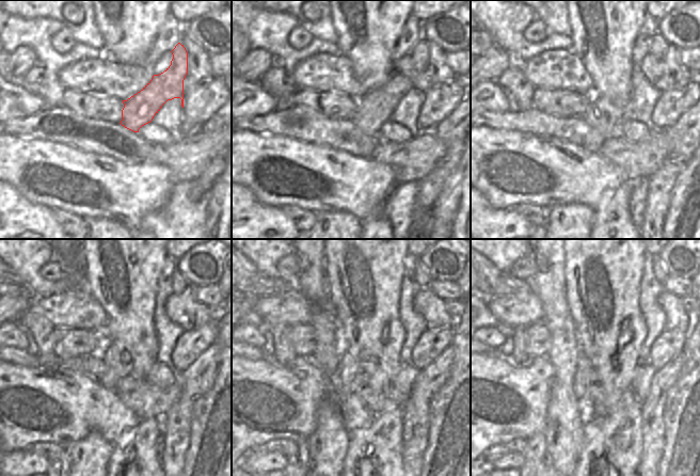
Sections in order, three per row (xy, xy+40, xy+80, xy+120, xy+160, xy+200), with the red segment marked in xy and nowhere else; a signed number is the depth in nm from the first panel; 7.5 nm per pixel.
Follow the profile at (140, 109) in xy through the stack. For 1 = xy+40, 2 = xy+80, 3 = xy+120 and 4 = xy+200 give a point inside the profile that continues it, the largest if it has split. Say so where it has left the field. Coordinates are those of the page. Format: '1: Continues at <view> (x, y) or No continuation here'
1: Continues at xy+40 (376, 108)
2: Continues at xy+80 (602, 114)
3: Continues at xy+120 (118, 363)
4: Continues at xy+200 (584, 368)

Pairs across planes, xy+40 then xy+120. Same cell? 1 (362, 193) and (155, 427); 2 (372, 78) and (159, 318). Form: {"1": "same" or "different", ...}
{"1": "different", "2": "different"}

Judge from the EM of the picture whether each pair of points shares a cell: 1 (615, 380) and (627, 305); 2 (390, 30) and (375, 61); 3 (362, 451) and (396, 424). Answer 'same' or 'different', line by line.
1: same
2: same
3: same

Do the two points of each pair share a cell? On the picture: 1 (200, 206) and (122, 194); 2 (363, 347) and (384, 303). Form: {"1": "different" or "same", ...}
{"1": "different", "2": "same"}

